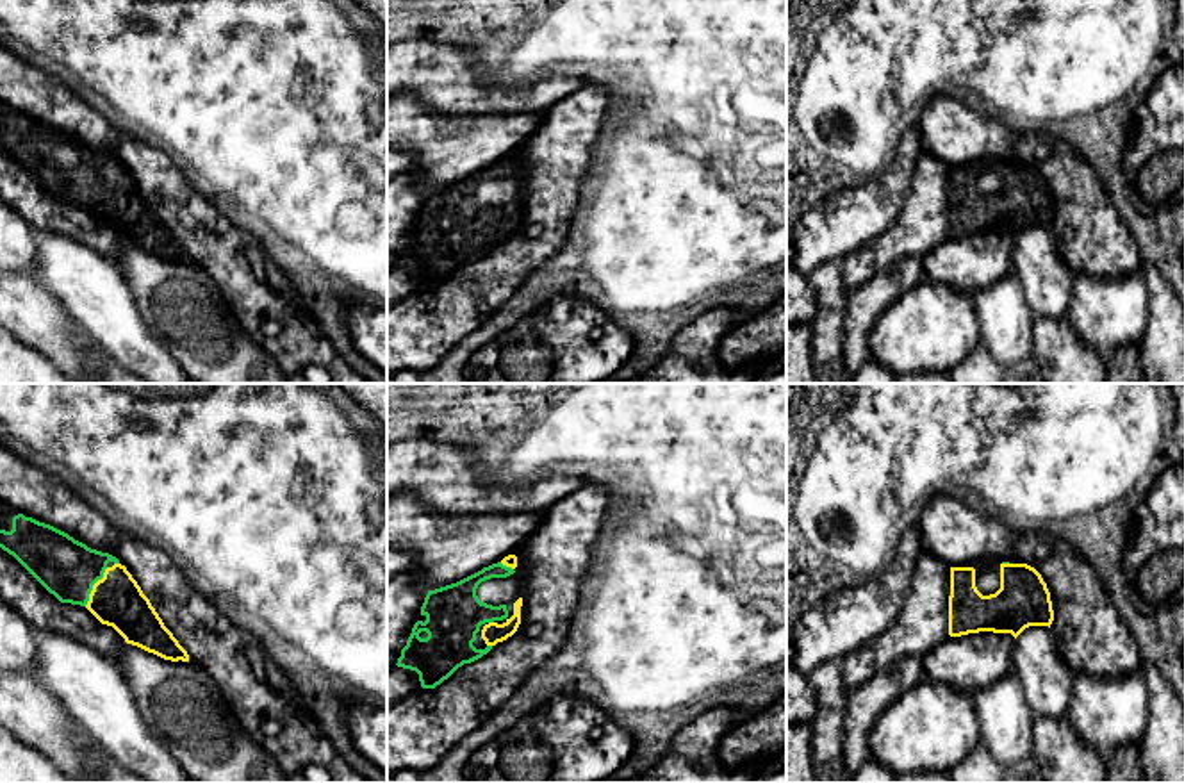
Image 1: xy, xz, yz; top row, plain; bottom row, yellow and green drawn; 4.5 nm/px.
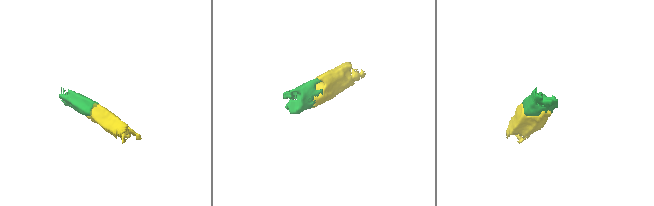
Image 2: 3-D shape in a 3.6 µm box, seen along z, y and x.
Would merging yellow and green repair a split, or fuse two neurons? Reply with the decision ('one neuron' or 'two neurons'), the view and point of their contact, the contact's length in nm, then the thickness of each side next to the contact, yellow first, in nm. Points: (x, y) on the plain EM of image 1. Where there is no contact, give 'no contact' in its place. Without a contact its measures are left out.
one neuron; meets yellow in xy at (93, 188); contact 200 nm long; 240 nm thick on the yellow side, 260 nm on the other

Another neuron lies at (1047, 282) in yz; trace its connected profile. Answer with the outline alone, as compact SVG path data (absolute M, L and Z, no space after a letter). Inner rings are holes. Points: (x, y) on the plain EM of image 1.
M1029 227L1015 239L1011 268L1034 317L1065 317L1075 275L1065 264L1048 227Z

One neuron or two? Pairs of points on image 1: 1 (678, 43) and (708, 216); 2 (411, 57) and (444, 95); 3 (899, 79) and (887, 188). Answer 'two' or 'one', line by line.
1: one
2: one
3: two

